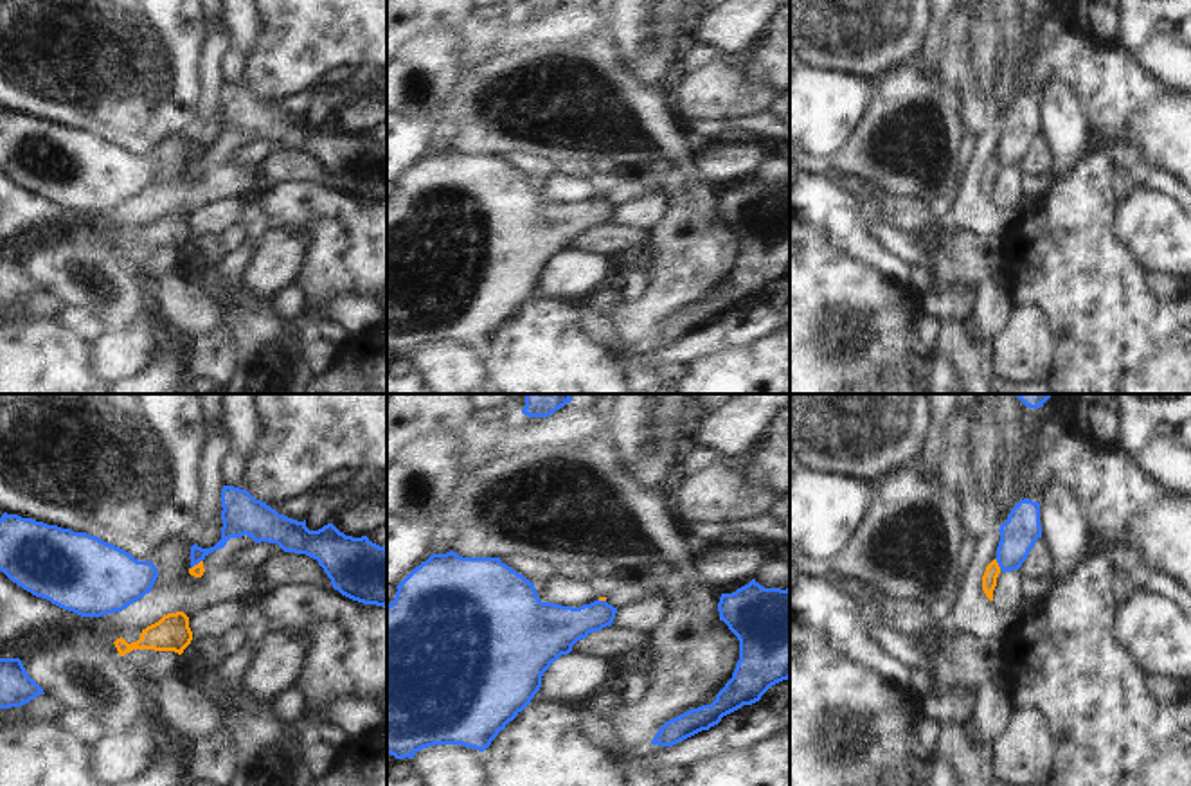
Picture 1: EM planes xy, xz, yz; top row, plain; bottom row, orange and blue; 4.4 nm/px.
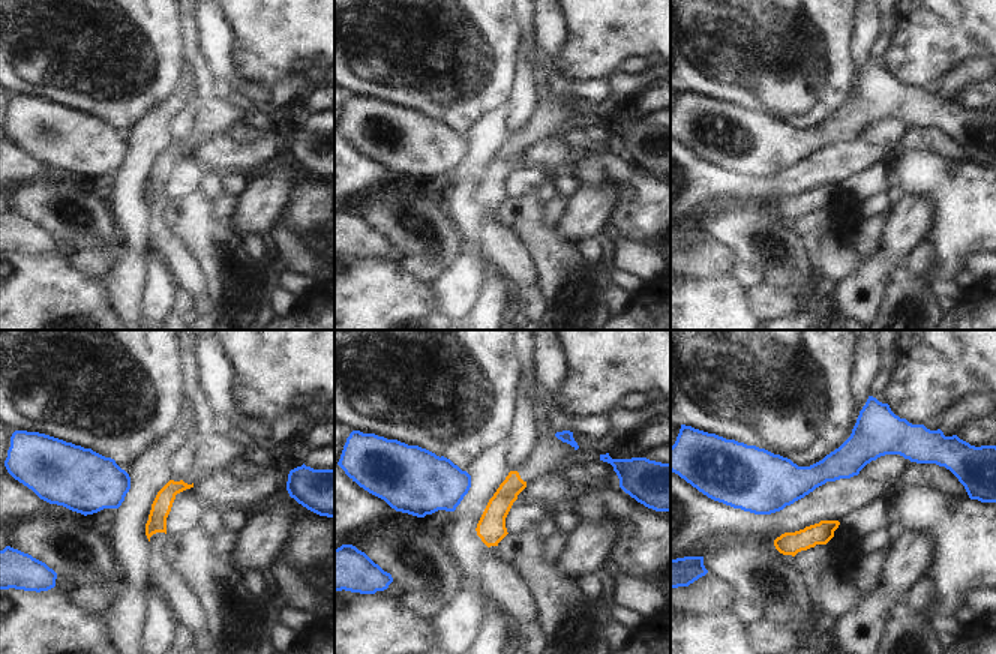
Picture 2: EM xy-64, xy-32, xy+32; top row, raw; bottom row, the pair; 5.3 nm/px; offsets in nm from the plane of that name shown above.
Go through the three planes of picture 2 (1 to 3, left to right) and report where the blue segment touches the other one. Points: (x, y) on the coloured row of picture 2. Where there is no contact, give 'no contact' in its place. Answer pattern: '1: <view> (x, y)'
1: no contact
2: no contact
3: no contact

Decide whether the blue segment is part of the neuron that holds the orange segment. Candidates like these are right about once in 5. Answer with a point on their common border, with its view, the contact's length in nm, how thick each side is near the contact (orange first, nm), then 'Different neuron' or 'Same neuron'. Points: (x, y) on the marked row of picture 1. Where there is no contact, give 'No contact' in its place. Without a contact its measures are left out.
Touches orange at yz (997, 563). Shared border 60 nm. Thickness 70 nm (orange) against 170 nm. Different neuron

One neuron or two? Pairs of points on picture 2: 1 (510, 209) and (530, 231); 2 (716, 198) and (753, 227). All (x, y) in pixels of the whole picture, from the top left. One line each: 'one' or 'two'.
1: one
2: two

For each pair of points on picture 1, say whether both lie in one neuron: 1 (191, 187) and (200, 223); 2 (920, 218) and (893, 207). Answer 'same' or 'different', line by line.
1: different
2: same

